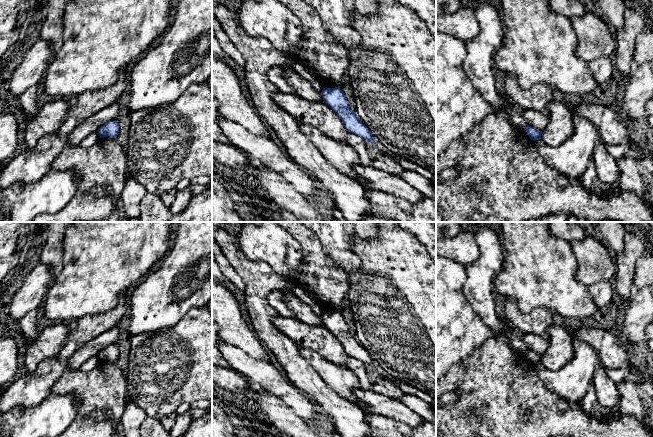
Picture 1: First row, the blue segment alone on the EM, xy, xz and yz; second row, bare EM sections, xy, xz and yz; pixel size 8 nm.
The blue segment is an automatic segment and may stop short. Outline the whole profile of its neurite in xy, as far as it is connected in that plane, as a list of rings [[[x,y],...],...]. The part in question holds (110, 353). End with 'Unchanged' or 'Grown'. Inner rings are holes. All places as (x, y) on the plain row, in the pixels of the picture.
[[[116,344],[109,345],[98,353],[100,362],[116,362],[119,356],[119,349]]]. Unchanged

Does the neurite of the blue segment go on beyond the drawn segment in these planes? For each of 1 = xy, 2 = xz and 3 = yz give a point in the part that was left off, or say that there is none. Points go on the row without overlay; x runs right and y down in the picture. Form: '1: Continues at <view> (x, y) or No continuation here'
1: No continuation here
2: No continuation here
3: No continuation here

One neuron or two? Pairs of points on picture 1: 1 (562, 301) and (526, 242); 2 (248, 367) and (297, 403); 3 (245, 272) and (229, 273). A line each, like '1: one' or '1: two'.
1: one
2: one
3: two

